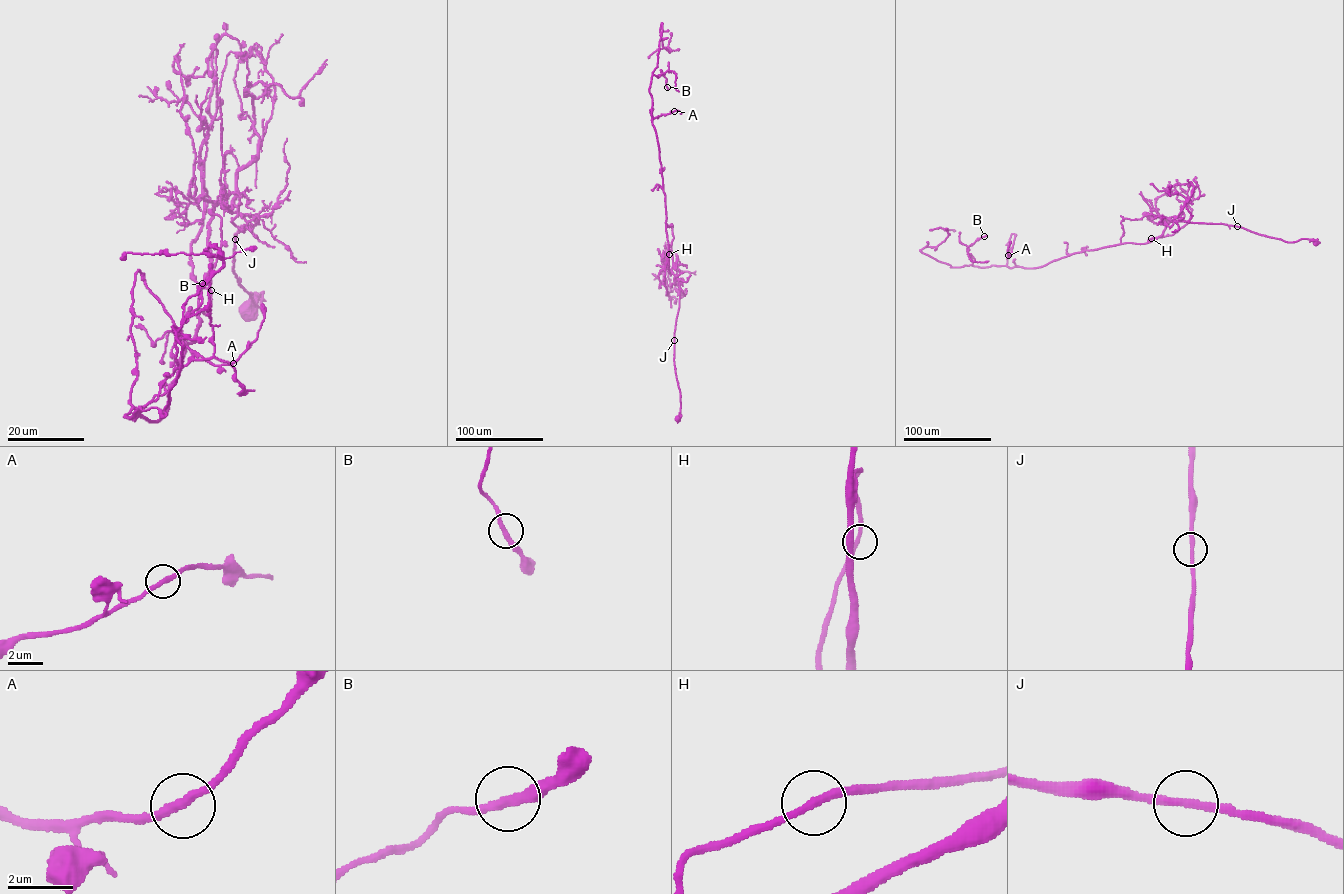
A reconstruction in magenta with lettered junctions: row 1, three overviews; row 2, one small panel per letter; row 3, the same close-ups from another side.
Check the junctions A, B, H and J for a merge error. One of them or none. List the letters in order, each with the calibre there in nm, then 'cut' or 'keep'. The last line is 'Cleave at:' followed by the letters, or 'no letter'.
A: 280 nm thick; keep
B: 280 nm thick; keep
H: 240 nm thick; keep
J: 240 nm thick; keep
Cleave at: no letter

